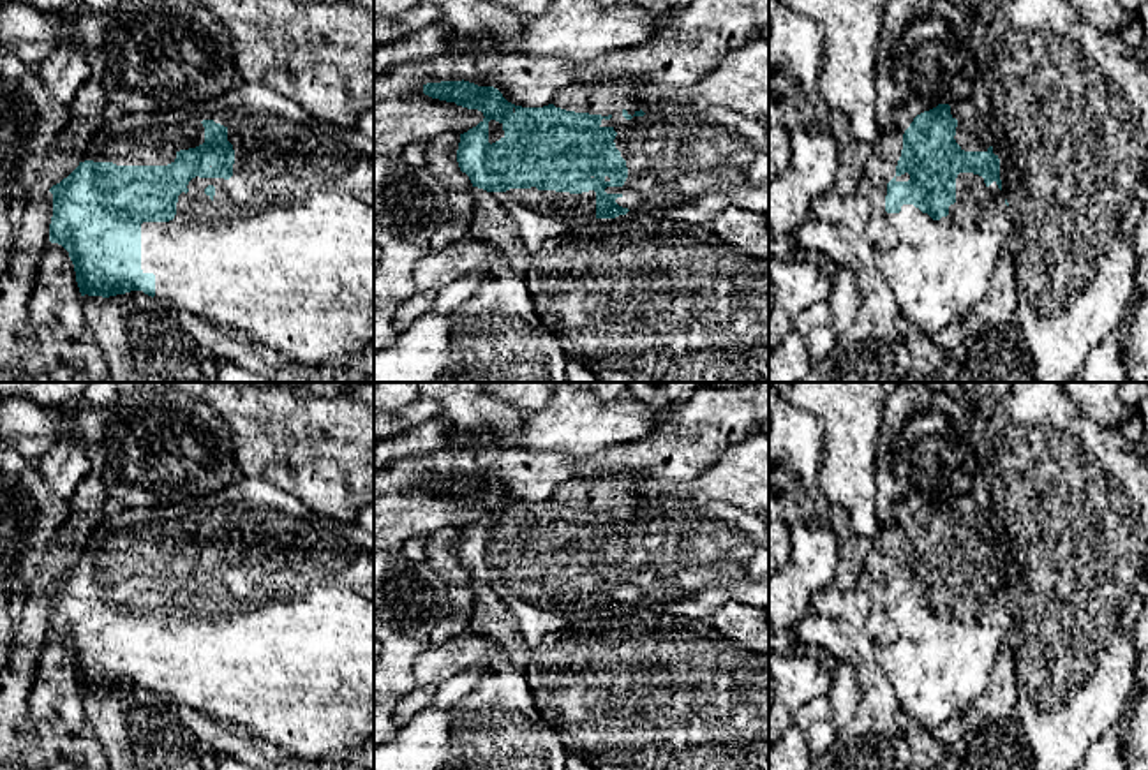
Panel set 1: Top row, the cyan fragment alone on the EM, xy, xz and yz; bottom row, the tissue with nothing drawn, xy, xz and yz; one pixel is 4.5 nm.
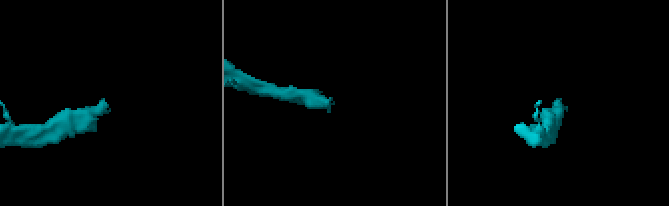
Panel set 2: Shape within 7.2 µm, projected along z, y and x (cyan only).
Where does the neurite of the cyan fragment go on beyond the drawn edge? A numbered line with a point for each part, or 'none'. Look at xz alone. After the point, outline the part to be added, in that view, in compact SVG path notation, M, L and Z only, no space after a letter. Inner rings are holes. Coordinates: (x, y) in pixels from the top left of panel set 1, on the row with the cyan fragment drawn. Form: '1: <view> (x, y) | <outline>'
1: xz (688, 164) | M674 104L644 106L644 116L617 109L600 127L612 127L615 148L626 160L622 187L607 187L615 203L628 210L647 210L656 218L709 226L730 206L765 215L769 211L769 130L760 120L746 118L730 107L695 109Z

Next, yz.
1: yz (939, 270) | M973 173L956 178L956 203L949 215L933 220L913 204L903 204L899 213L887 213L898 245L876 255L878 270L896 296L899 312L931 337L952 321L963 321L984 300L1000 261L1000 254L1012 236L1012 220L1005 194L996 181L989 187Z

